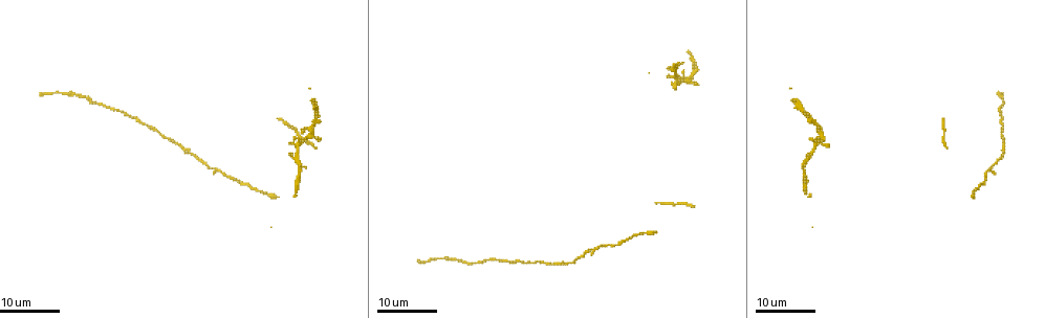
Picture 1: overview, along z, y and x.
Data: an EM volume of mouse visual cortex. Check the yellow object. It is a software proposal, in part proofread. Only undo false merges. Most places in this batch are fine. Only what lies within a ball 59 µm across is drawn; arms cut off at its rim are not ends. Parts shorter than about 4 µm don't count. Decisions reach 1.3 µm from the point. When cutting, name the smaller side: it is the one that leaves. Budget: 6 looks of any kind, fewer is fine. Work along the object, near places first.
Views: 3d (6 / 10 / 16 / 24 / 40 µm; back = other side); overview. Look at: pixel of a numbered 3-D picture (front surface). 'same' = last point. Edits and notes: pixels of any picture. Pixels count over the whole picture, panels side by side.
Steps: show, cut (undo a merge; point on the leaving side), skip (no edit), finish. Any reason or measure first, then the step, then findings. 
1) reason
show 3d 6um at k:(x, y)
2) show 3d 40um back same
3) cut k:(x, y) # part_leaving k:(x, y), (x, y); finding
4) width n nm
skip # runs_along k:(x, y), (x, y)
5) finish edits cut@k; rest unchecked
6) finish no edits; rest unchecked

two arms in line, one across
show 3d 24um at 1:(211, 170)

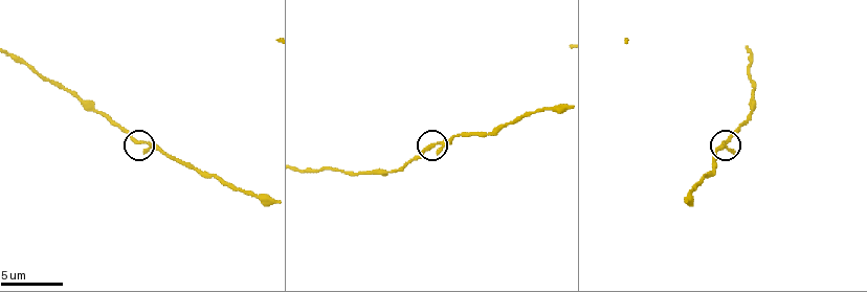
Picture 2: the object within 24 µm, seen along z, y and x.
show 3d 10um at 2:(723, 142)

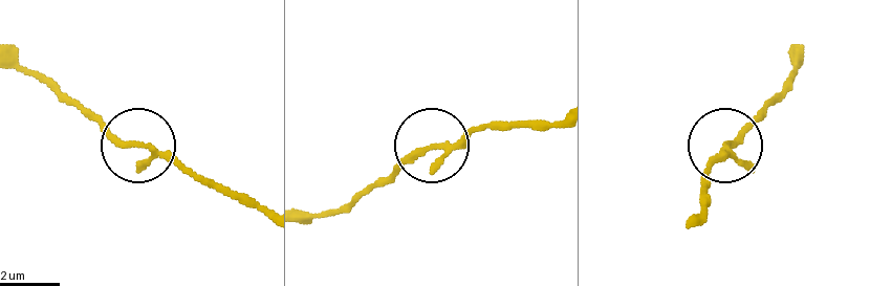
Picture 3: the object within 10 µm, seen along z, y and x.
skip # runs_along 3:(696, 212), (705, 174), (768, 102); all the same neuron

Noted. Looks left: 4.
show 3d 24um at 1:(943, 128)

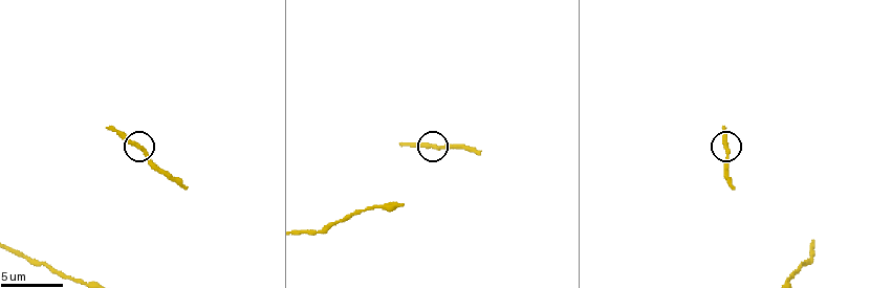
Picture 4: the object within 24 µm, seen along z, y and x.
zoom in
show 3d 10um at 4:(723, 146)

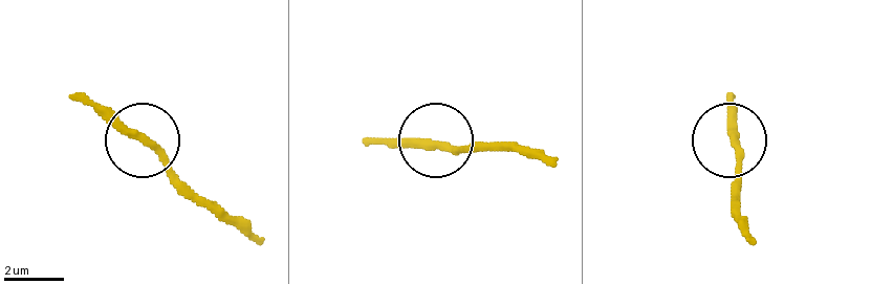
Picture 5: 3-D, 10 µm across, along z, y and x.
show 3d 6um at 5:(735, 142)

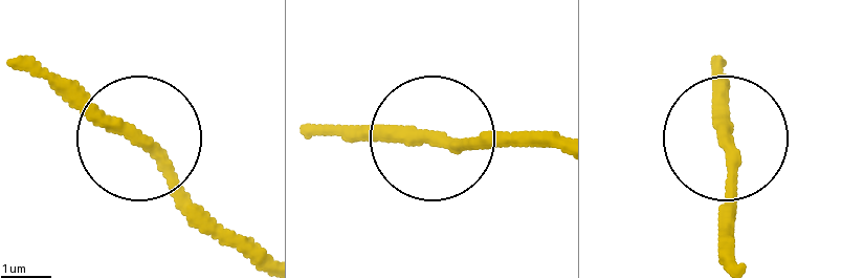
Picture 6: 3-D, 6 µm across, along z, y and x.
skip # one neuron here

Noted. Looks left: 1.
sudden change in width
show 3d 10um at 2:(77, 97)

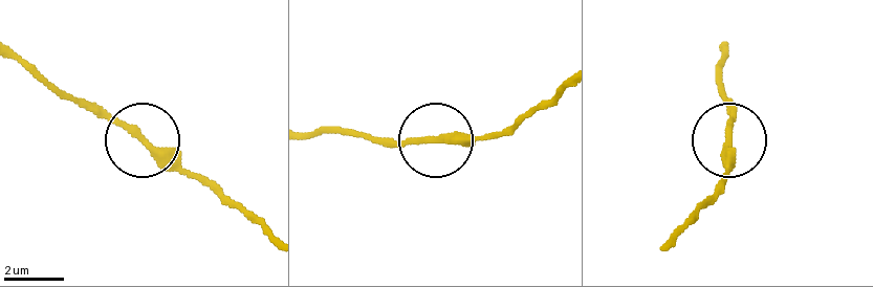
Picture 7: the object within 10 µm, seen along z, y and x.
skip # runs_along 7:(666, 239), (725, 179), (733, 100); one neuron here

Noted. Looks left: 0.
finish no edits; rest unchecked

